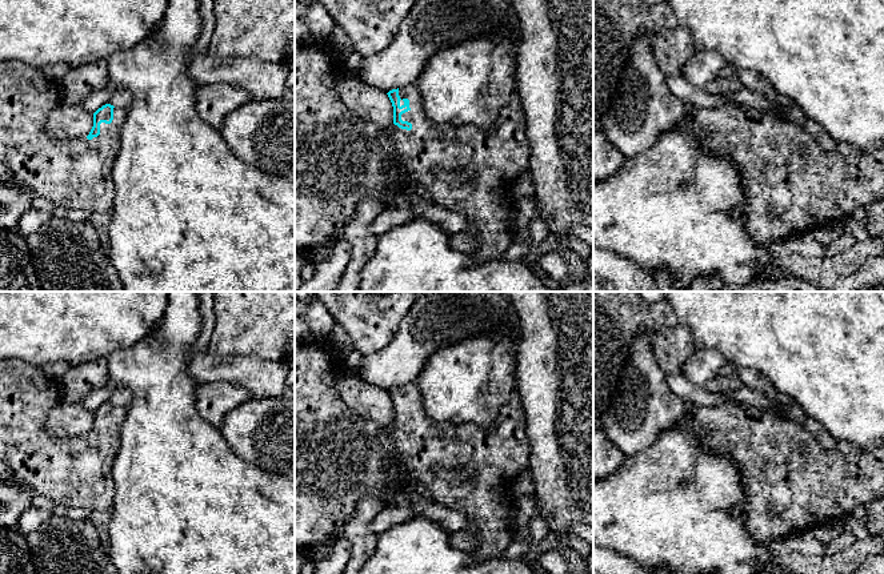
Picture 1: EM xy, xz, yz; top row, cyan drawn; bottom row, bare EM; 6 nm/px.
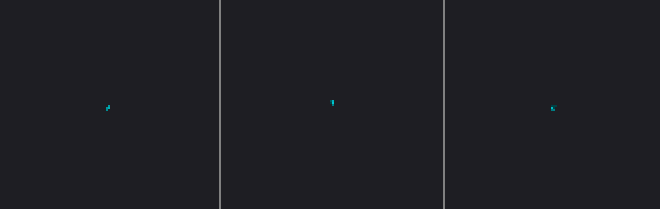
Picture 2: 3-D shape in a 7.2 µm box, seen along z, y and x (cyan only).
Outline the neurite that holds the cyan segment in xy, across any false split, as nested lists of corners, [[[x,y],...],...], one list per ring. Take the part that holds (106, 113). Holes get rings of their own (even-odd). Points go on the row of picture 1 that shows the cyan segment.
[[[17,60],[0,61],[0,184],[20,185],[33,196],[45,197],[67,210],[109,213],[115,200],[112,166],[120,150],[120,131],[127,119],[127,109],[105,104],[93,113],[93,127],[87,137],[53,137],[47,133],[47,120],[59,104],[59,84],[47,79],[39,68]]]

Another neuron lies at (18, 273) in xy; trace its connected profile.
[[[19,226],[0,229],[0,292],[43,292],[25,237]]]

